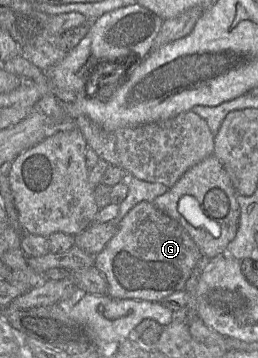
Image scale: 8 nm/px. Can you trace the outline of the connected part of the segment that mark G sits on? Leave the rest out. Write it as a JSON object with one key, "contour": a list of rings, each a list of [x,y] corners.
{"contour":[[[141,201],[126,213],[113,237],[95,255],[94,266],[105,275],[108,296],[159,302],[185,288],[193,267],[202,255],[178,221],[160,211],[152,202]]]}

